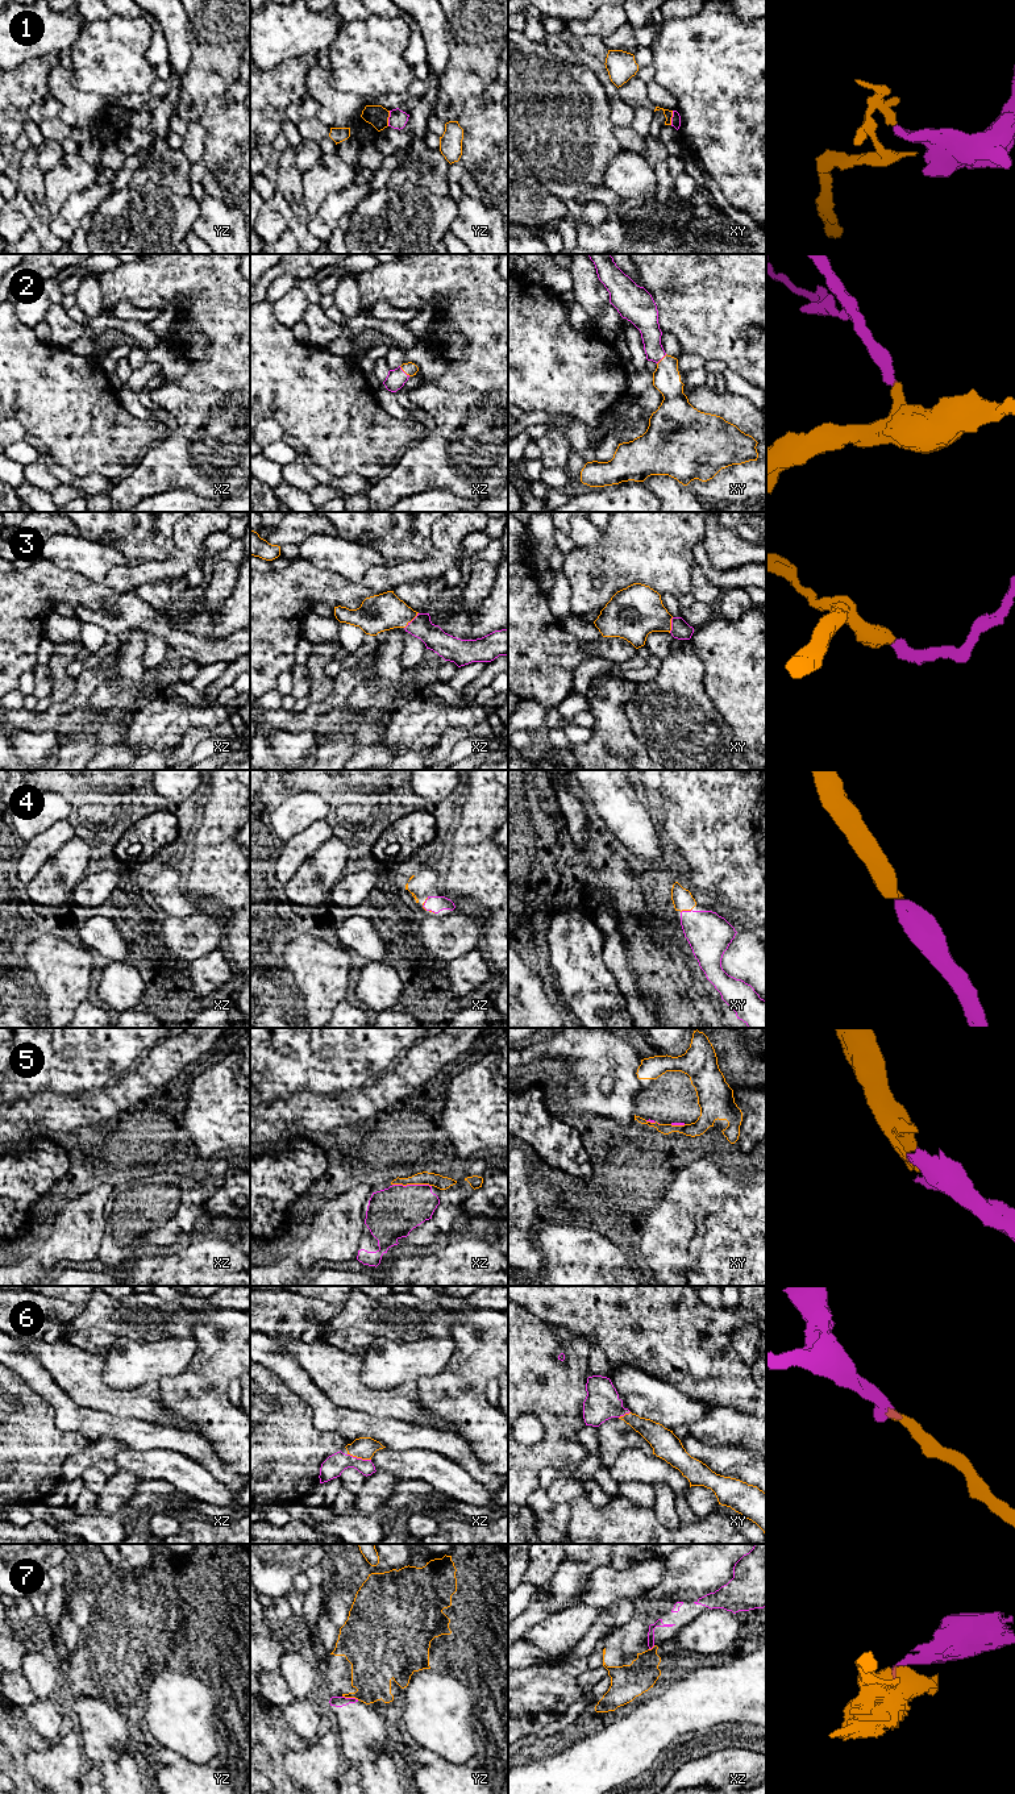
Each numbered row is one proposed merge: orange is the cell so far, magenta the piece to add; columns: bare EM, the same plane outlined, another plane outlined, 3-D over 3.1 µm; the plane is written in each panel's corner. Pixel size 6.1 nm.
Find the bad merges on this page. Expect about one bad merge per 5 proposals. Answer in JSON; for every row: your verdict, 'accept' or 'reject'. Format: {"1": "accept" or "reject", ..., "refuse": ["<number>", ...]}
{"1": "reject", "2": "accept", "3": "accept", "4": "accept", "5": "accept", "6": "accept", "7": "reject", "refuse": ["1", "7"]}

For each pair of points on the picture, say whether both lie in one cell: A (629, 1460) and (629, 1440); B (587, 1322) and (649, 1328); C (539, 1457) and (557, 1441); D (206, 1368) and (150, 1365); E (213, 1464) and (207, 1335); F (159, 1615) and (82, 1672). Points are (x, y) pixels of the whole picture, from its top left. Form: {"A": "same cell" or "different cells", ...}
{"A": "different cells", "B": "same cell", "C": "same cell", "D": "different cells", "E": "different cells", "F": "same cell"}

